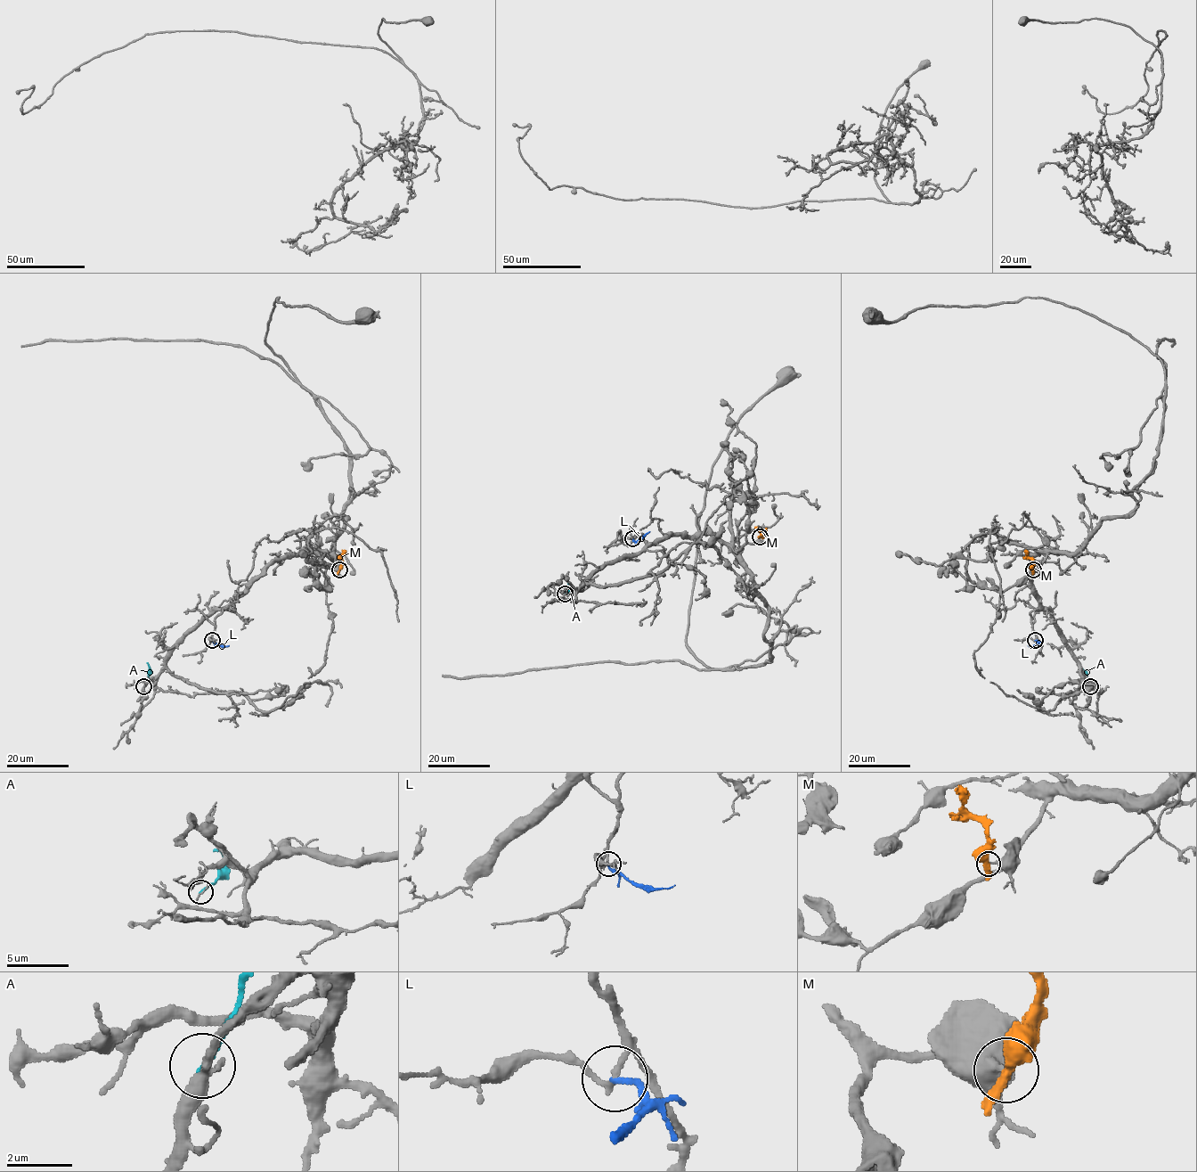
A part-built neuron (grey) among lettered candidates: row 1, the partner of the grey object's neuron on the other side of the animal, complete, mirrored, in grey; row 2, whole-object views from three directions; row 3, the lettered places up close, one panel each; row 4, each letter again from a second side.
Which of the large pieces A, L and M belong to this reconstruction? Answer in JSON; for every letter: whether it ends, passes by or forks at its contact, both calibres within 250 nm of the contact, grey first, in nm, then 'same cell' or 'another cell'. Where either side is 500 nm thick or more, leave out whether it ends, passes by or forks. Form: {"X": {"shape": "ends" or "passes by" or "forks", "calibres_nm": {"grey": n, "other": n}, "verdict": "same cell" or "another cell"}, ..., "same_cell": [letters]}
{"A": {"shape": "ends", "calibres_nm": {"grey": 150, "other": 180}, "verdict": "another cell"}, "L": {"shape": "ends", "calibres_nm": {"grey": 180, "other": 160}, "verdict": "another cell"}, "M": {"shape": "passes by", "calibres_nm": {"grey": 220, "other": 400}, "verdict": "another cell"}, "same_cell": []}

